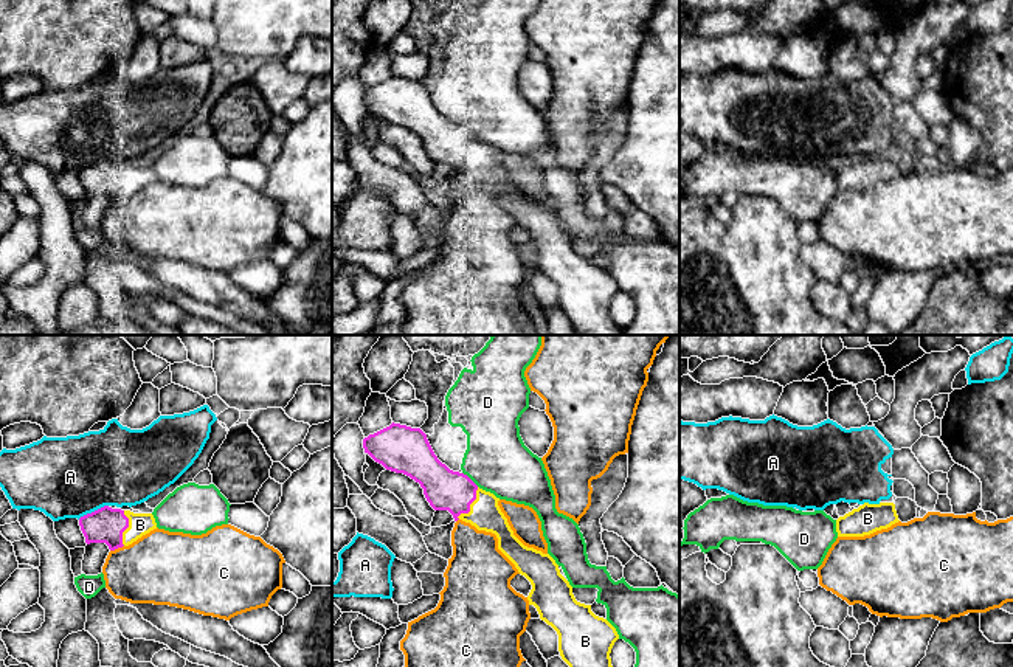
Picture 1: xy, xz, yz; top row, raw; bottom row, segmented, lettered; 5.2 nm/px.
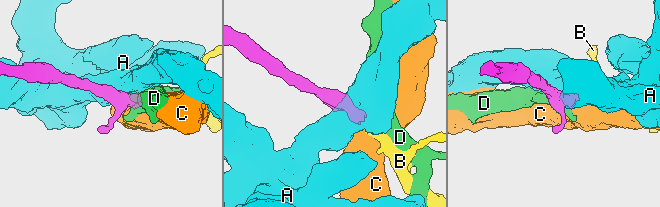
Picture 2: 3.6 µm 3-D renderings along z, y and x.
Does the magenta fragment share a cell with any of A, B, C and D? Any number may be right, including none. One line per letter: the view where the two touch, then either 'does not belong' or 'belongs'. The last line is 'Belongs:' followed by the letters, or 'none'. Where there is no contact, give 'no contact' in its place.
A: xy | does not belong
B: xz | belongs
C: xy | does not belong
D: xz | does not belong
Belongs: B

